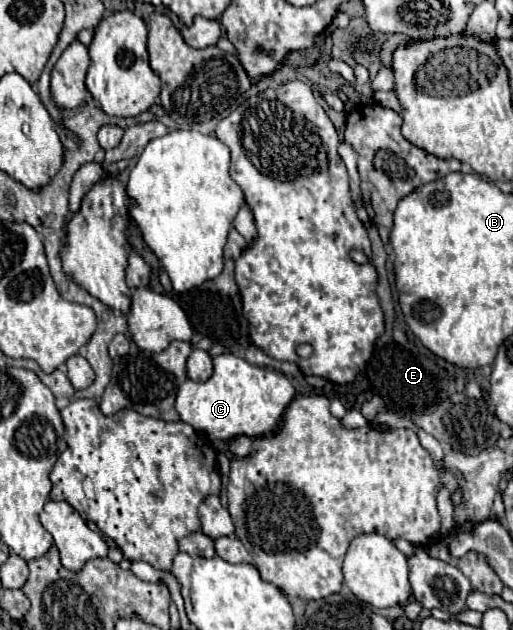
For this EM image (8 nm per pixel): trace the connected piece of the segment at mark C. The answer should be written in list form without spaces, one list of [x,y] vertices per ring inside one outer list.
[[[226,353],[214,359],[214,375],[208,381],[198,383],[186,379],[178,387],[176,411],[180,413],[180,419],[184,423],[192,425],[194,431],[208,437],[210,441],[228,441],[238,435],[258,437],[268,435],[270,431],[274,431],[274,427],[278,427],[282,411],[286,411],[294,395],[296,389],[286,375],[272,369],[254,367],[234,353]]]

